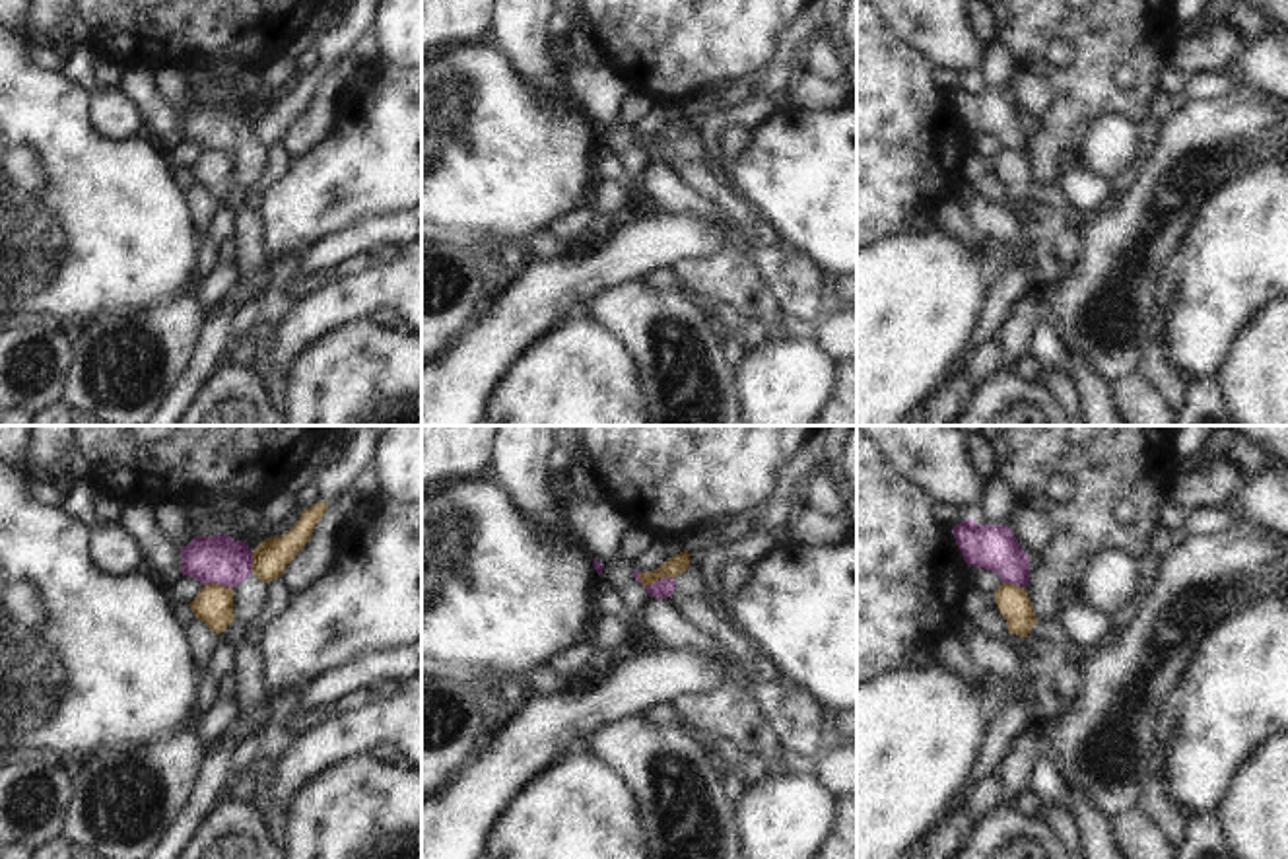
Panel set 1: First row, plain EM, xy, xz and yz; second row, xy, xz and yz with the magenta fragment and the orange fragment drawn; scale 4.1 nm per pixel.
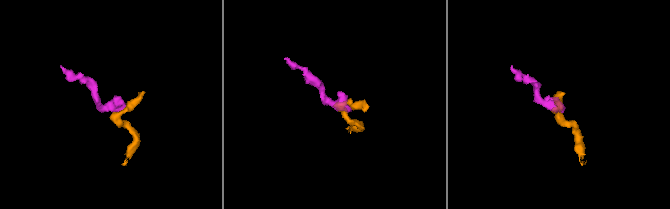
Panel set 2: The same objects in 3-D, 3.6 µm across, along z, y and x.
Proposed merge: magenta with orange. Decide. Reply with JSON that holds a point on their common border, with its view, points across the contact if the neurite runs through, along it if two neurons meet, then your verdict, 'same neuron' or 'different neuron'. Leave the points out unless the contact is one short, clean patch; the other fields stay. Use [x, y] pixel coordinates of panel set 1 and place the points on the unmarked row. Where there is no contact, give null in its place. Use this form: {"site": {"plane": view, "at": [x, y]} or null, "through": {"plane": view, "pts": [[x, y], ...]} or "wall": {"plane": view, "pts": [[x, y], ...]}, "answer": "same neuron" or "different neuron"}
{"site": {"plane": "xz", "at": [659, 144]}, "wall": {"plane": "xz", "pts": [[673, 140], [663, 140], [644, 150]]}, "answer": "different neuron"}

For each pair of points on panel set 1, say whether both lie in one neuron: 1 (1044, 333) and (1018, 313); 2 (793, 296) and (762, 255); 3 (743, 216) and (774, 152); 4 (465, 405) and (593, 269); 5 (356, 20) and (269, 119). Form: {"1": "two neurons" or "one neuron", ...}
{"1": "two neurons", "2": "one neuron", "3": "two neurons", "4": "one neuron", "5": "one neuron"}

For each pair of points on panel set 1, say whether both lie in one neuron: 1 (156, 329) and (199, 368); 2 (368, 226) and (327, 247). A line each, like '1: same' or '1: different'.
1: different
2: same

